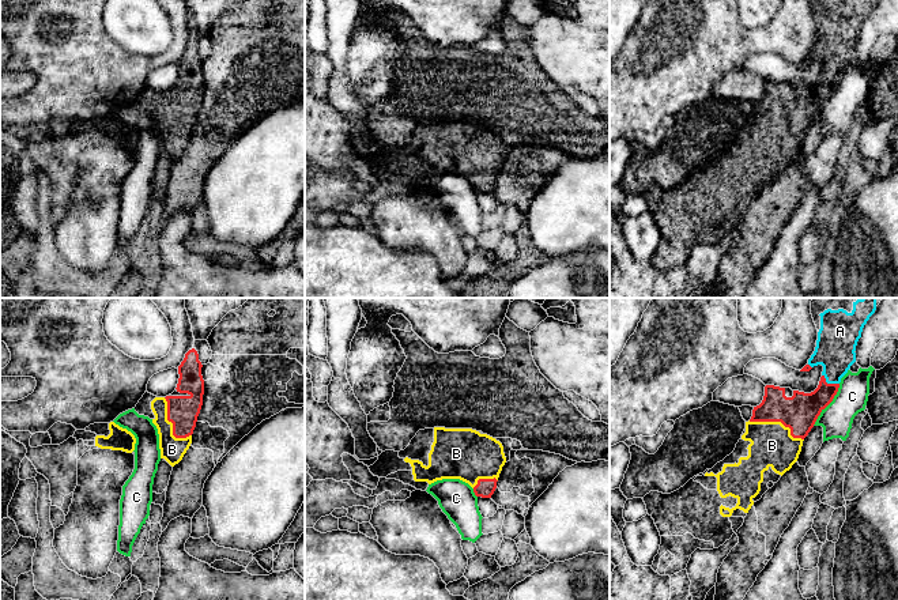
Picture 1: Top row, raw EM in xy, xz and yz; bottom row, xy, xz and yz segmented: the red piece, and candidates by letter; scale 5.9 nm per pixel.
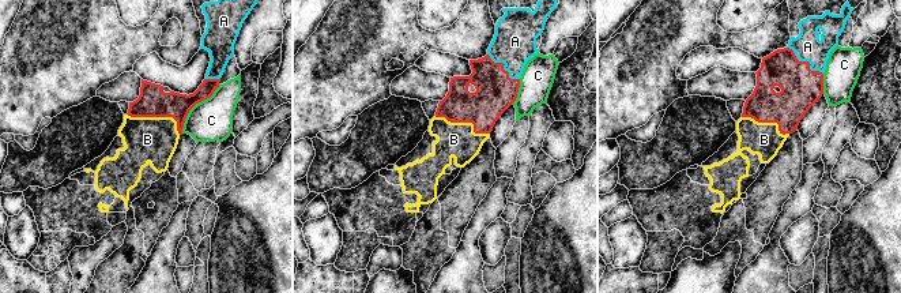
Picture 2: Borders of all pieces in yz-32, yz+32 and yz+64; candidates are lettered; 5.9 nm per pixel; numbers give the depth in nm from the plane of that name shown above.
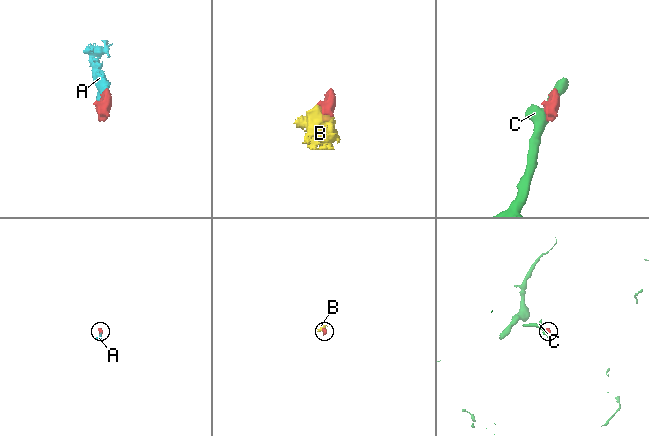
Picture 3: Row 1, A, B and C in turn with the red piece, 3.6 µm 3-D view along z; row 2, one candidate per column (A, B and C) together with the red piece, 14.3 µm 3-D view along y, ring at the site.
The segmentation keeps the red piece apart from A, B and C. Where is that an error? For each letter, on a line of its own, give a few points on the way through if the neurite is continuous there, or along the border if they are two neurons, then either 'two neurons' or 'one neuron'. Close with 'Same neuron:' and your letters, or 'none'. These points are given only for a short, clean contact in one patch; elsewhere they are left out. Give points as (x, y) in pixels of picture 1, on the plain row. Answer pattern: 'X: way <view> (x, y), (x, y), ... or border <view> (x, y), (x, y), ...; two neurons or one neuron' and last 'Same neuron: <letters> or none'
A: way yz (799, 108), (829, 79), (836, 60), (836, 40); one neuron
B: way yz (799, 108), (788, 116), (778, 116), (776, 136), (772, 140); one neuron
C: border yz (840, 79), (833, 95), (812, 120); two neurons
Same neuron: A, B

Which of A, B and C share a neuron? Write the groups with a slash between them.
A B / C

